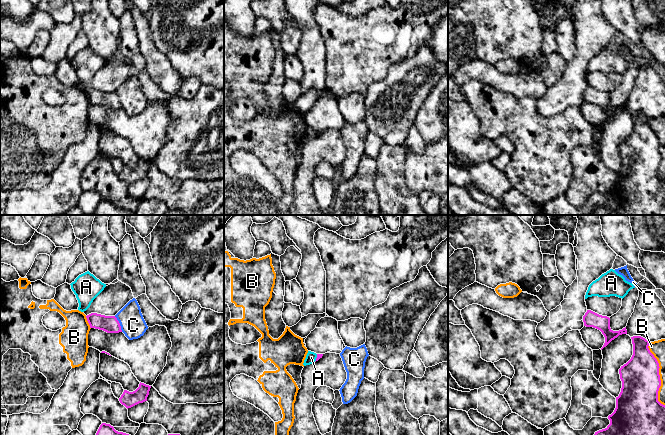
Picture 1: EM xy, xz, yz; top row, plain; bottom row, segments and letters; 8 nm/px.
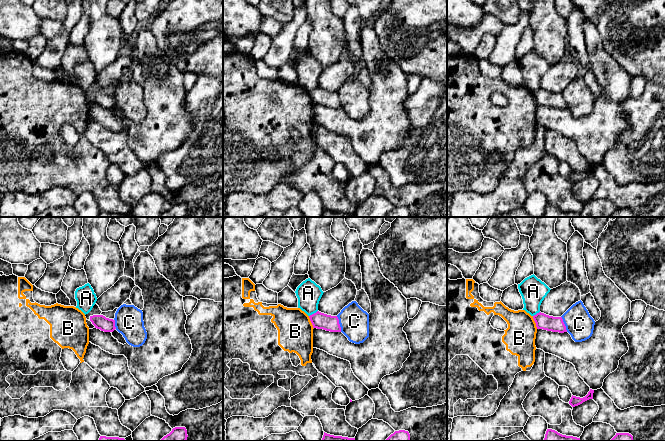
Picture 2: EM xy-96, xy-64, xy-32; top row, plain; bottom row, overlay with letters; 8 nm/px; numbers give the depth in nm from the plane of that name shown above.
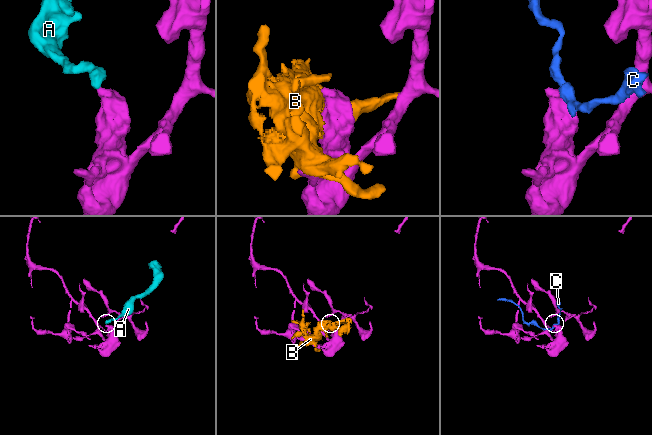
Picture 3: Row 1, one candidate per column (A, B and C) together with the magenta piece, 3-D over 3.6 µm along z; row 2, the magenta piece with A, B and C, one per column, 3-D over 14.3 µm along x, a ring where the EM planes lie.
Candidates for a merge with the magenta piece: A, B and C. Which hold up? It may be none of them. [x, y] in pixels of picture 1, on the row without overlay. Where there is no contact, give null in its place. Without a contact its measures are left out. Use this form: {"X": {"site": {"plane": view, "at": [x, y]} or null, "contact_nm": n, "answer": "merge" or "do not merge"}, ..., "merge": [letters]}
{"A": {"site": {"plane": "xz", "at": [316, 134]}, "contact_nm": 70, "answer": "do not merge"}, "B": {"site": {"plane": "yz", "at": [658, 150]}, "contact_nm": 500, "answer": "do not merge"}, "C": {"site": {"plane": "xy", "at": [119, 100]}, "contact_nm": 140, "answer": "do not merge"}, "merge": []}

